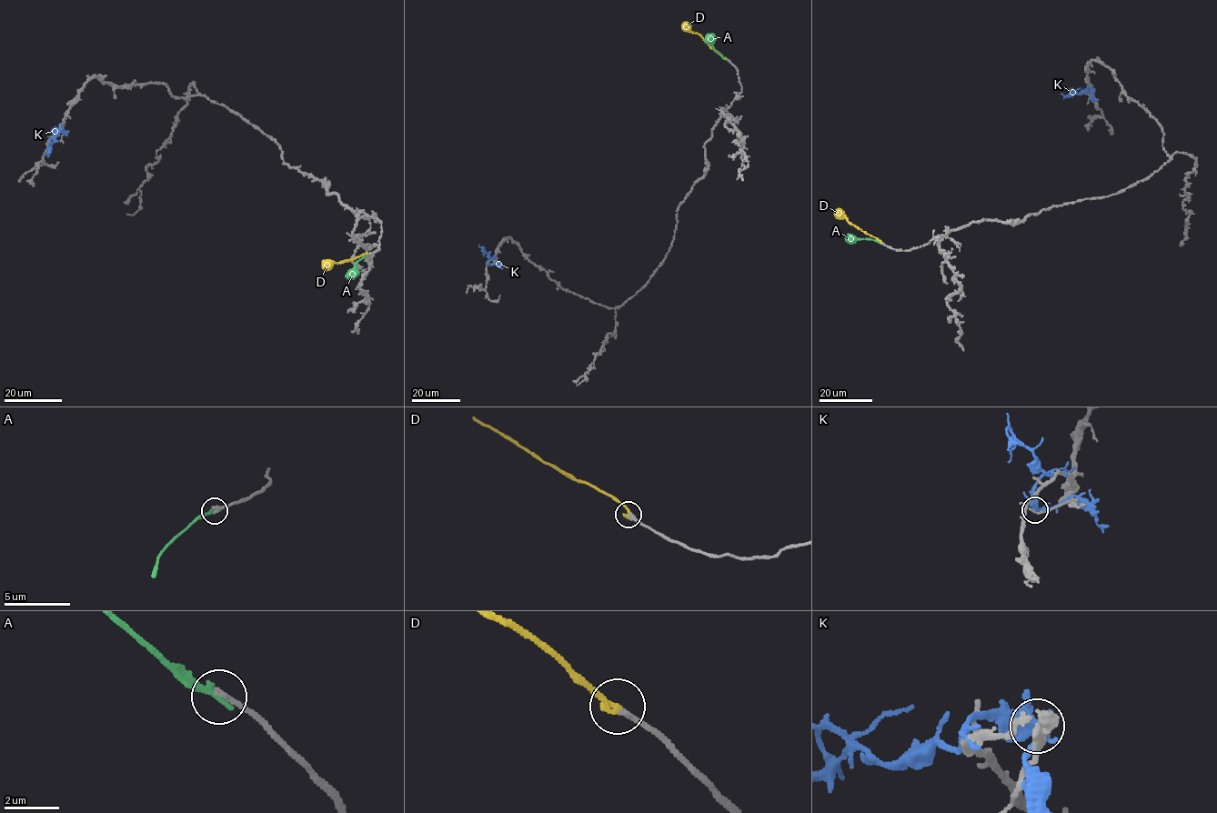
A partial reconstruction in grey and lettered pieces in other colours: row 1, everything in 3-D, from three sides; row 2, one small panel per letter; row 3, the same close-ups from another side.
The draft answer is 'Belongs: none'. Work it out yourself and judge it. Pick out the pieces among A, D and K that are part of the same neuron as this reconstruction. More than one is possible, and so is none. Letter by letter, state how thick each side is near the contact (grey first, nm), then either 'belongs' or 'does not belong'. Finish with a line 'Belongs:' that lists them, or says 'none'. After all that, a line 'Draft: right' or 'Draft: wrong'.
A: 240/240 nm | does not belong
D: 220/240 nm | belongs
K: 160/340 nm | does not belong
Belongs: D
Draft: wrong

